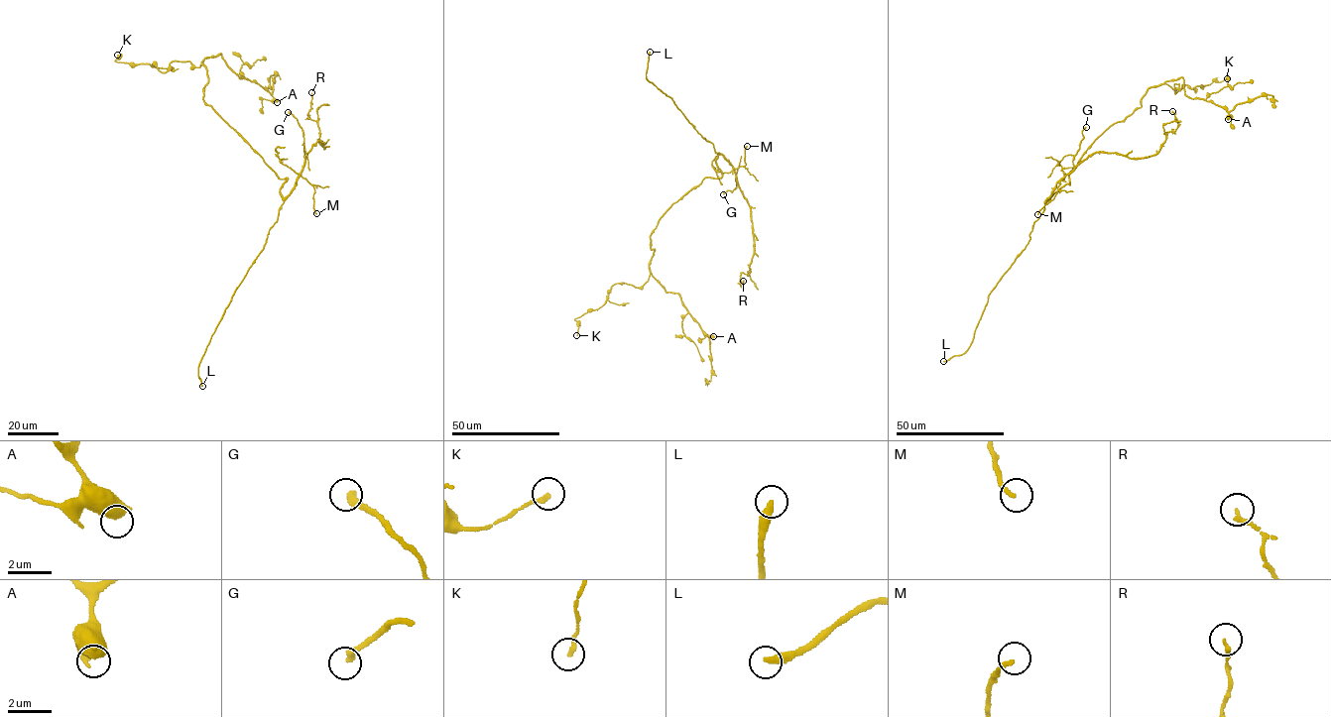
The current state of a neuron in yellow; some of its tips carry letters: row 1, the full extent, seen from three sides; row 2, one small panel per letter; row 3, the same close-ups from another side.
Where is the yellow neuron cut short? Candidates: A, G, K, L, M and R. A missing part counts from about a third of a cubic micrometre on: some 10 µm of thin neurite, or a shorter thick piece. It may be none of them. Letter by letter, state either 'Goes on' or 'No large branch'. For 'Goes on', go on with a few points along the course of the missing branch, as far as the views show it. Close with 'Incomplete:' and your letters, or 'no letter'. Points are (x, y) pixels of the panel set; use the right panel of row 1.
A: No large branch
G: Goes on
K: No large branch
L: Goes on
M: No large branch
R: No large branch
Incomplete: G, L

